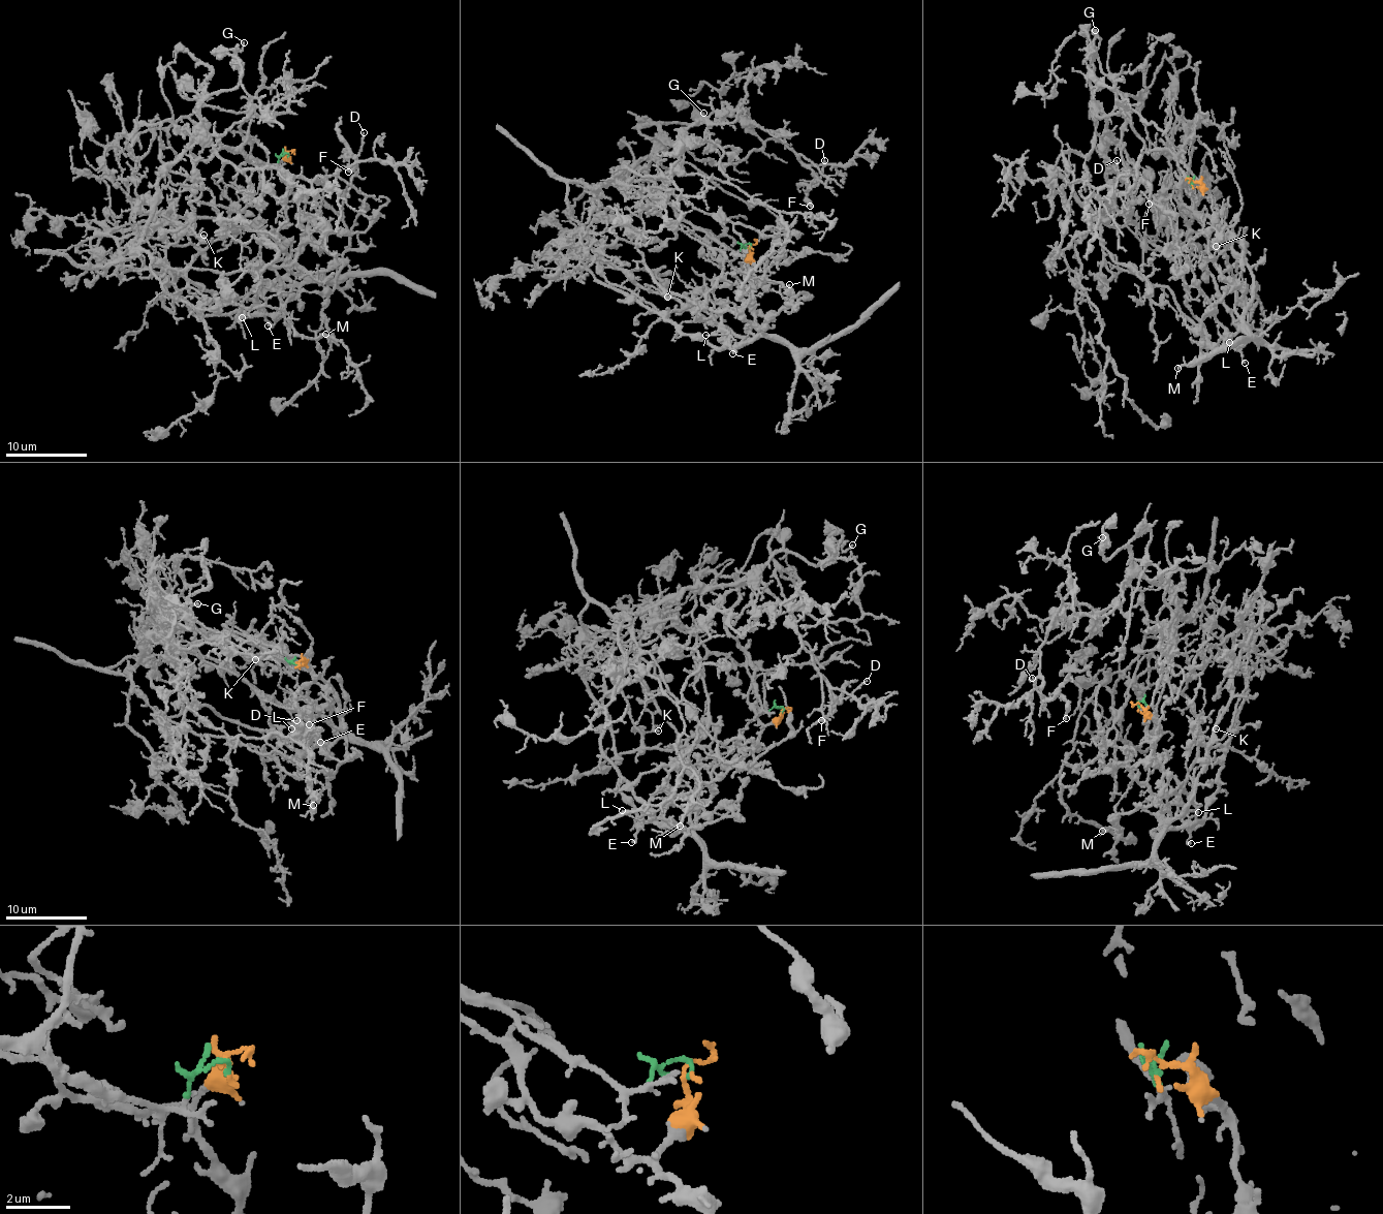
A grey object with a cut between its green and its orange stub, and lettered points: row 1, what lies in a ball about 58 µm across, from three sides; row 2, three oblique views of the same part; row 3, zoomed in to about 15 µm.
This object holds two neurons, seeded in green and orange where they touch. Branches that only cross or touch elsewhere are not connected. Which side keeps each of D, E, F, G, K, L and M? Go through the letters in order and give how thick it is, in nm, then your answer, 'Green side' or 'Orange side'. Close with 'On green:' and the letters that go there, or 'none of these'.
D: Thickness 110 nm. Green side
E: Thickness 140 nm. Orange side
F: Thickness 120 nm. Green side
G: Thickness 140 nm. Green side
K: Thickness 200 nm. Orange side
L: Thickness 130 nm. Orange side
M: Thickness 120 nm. Orange side
On green: D, F, G

